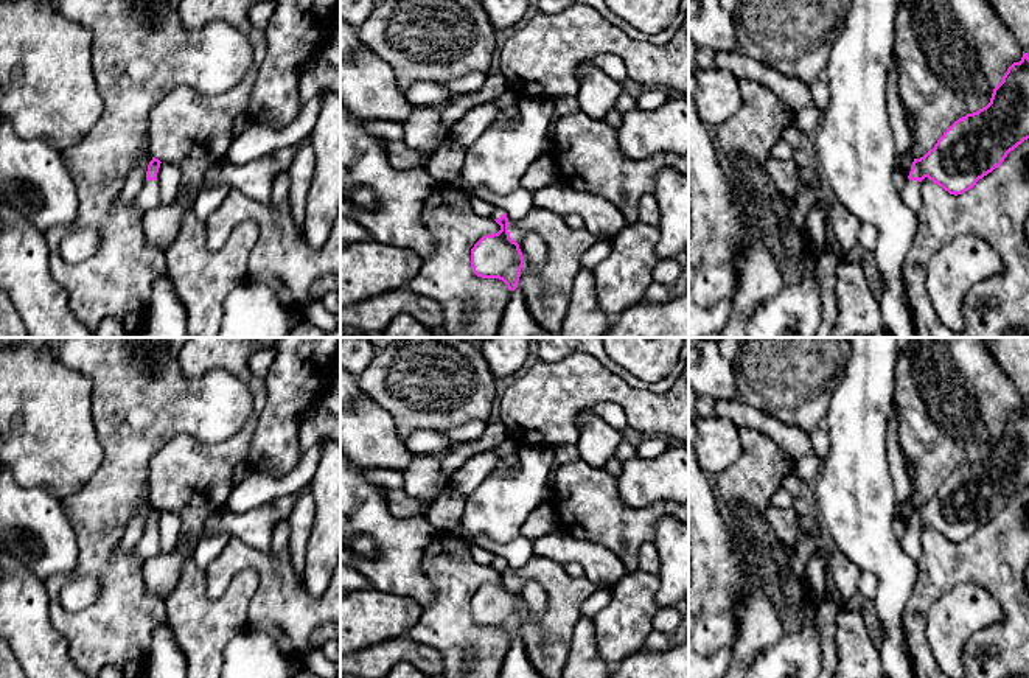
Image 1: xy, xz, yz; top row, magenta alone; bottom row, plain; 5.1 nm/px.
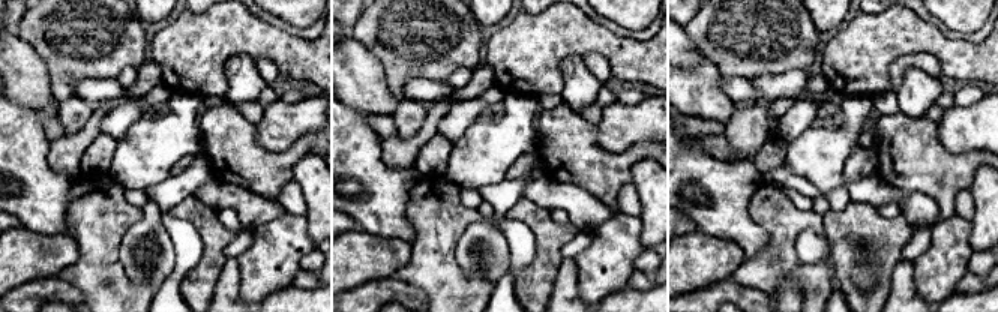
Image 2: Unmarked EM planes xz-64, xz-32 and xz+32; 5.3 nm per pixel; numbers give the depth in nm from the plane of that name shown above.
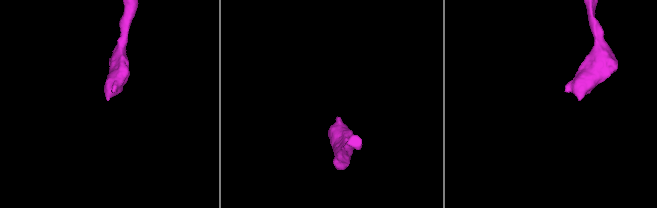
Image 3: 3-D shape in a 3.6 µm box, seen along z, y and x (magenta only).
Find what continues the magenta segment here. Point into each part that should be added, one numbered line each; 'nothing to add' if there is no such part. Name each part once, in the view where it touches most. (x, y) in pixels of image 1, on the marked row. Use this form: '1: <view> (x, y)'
1: yz (910, 195)

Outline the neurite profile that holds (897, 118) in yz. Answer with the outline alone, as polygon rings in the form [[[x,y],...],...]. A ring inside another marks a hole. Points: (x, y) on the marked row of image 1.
[[[895,54],[888,75],[888,117],[897,148],[897,168],[908,177],[914,159],[911,156],[908,118],[898,96],[898,67]]]

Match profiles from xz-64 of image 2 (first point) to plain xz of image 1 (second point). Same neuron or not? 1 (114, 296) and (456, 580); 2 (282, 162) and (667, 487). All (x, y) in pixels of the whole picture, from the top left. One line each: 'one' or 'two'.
1: one
2: two

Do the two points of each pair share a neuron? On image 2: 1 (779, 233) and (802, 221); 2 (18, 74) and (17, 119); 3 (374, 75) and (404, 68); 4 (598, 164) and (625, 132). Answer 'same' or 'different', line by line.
1: same
2: different
3: different
4: different

